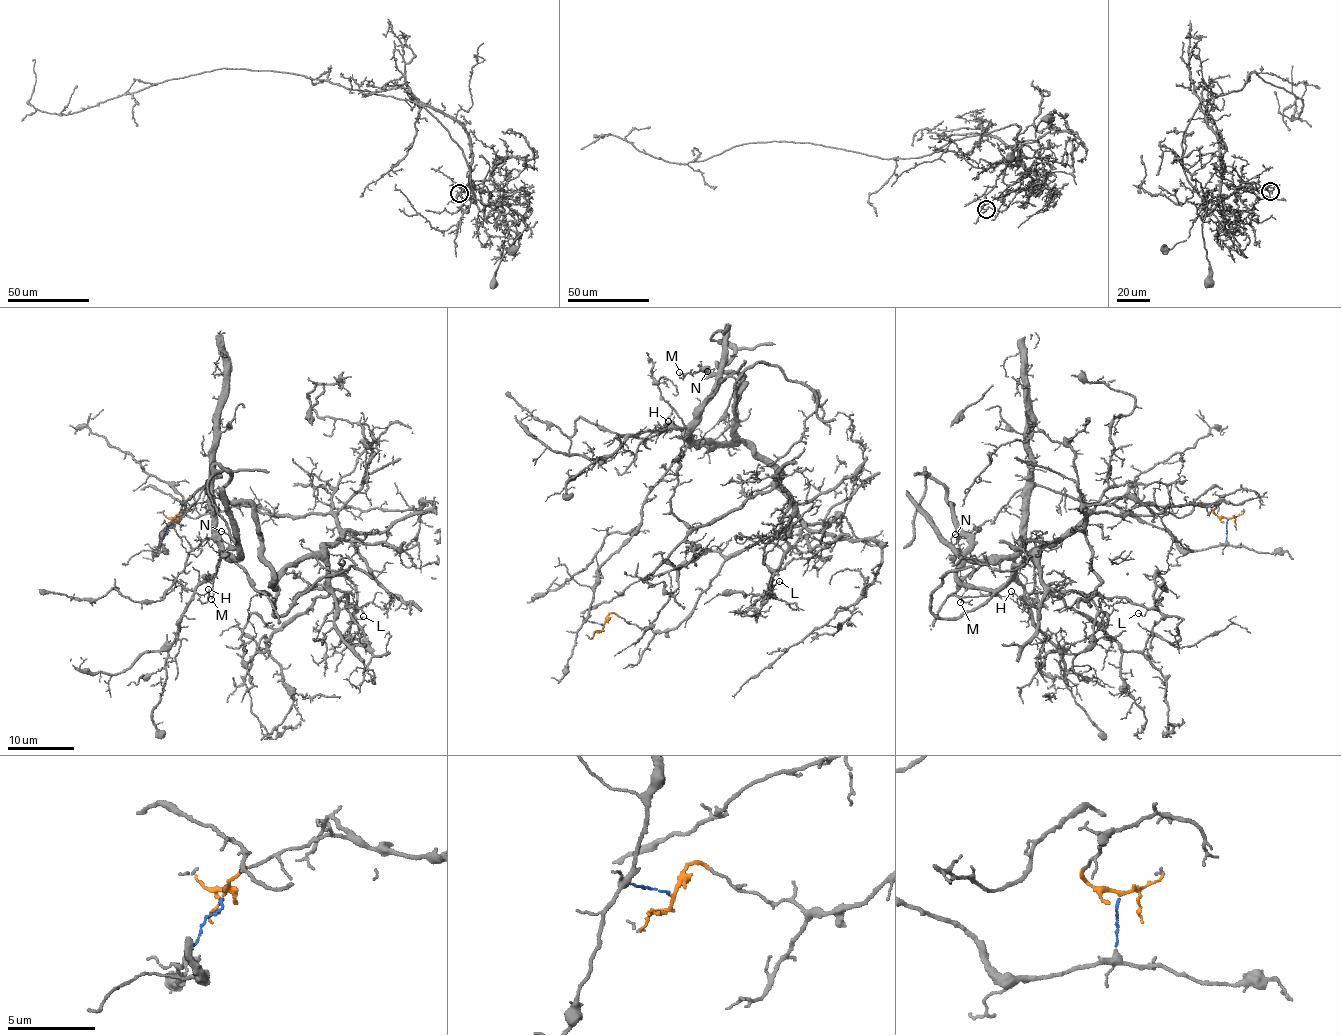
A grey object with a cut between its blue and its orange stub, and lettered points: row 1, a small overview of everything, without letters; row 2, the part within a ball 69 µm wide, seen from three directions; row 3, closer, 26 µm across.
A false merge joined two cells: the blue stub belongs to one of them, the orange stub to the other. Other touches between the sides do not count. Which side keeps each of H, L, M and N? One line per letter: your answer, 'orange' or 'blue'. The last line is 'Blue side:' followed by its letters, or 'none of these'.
H: blue
L: orange
M: blue
N: blue
Blue side: H, M, N

